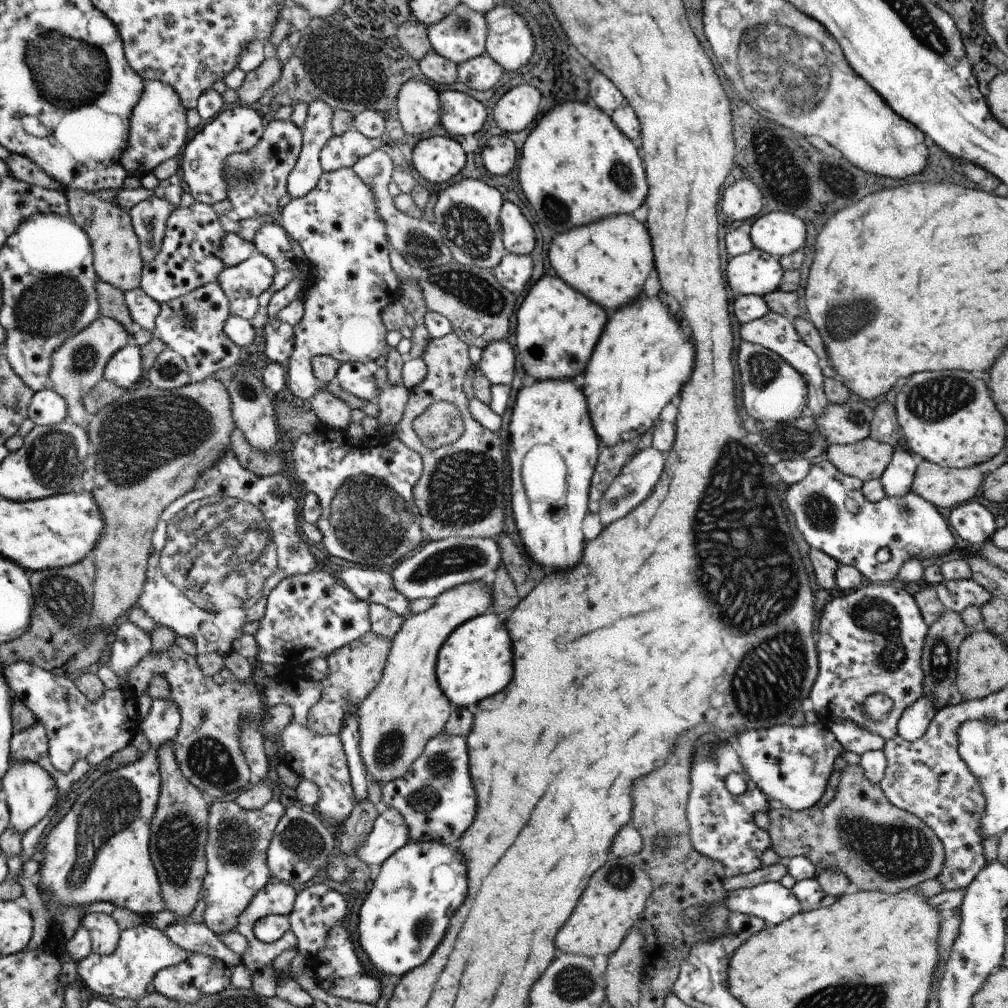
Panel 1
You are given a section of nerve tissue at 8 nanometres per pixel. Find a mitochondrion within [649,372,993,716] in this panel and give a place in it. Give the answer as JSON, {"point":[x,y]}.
{"point":[878,618]}

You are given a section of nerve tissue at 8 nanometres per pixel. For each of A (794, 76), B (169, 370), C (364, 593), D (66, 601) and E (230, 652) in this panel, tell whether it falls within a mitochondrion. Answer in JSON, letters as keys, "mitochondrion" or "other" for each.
{"A":"mitochondrion","B":"mitochondrion","C":"other","D":"mitochondrion","E":"other"}

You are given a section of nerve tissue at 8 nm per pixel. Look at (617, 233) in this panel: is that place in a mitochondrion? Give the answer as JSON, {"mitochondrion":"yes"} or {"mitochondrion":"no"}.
{"mitochondrion":"no"}

